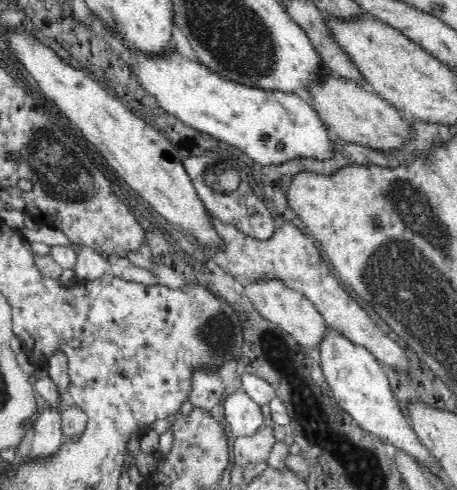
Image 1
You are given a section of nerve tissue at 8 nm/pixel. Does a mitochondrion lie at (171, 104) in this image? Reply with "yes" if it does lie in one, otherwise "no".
no

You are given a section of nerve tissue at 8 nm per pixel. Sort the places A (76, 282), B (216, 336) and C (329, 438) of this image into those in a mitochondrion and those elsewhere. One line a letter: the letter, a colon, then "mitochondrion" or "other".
A: other
B: mitochondrion
C: other

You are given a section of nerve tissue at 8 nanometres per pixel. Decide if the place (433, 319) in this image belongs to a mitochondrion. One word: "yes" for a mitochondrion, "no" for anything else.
yes

